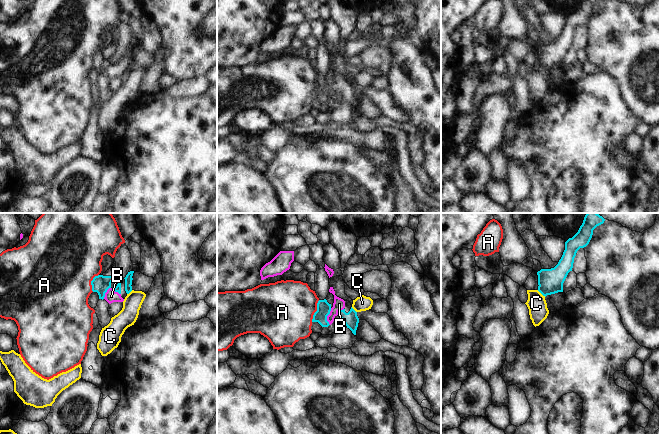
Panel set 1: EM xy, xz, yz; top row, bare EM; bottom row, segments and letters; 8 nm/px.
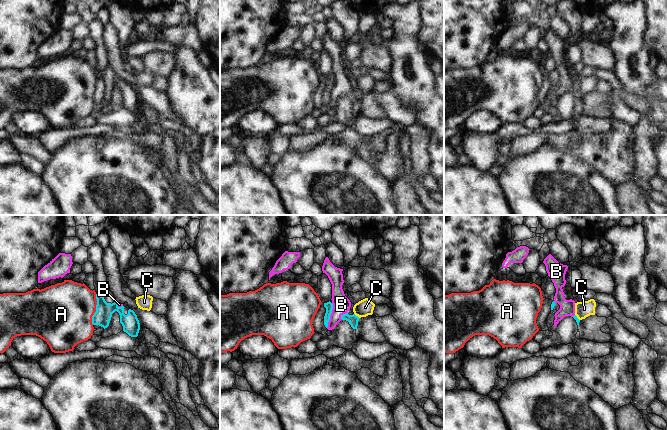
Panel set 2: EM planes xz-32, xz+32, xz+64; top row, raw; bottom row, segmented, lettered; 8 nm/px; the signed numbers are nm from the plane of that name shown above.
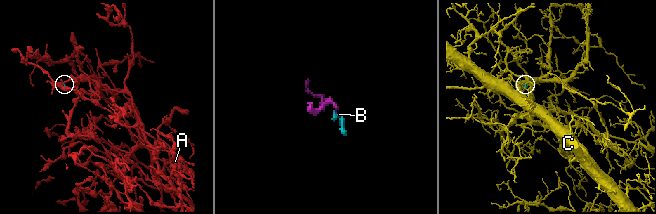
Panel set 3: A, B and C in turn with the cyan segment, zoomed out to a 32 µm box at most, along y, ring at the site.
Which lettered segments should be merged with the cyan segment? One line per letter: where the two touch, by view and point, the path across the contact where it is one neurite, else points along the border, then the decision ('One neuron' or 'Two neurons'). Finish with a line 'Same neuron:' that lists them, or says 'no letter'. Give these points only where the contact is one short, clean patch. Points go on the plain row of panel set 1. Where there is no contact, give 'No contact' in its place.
A: Touches cyan at xz (316, 87). Boundary: xz (319, 76), (311, 97). Two neurons
B: Touches cyan at xz (327, 91). Path across: xz (323, 83), (327, 91), (339, 80). One neuron
C: Touches cyan at yz (541, 69). Boundary: yz (537, 66), (545, 72). Two neurons
Same neuron: B

